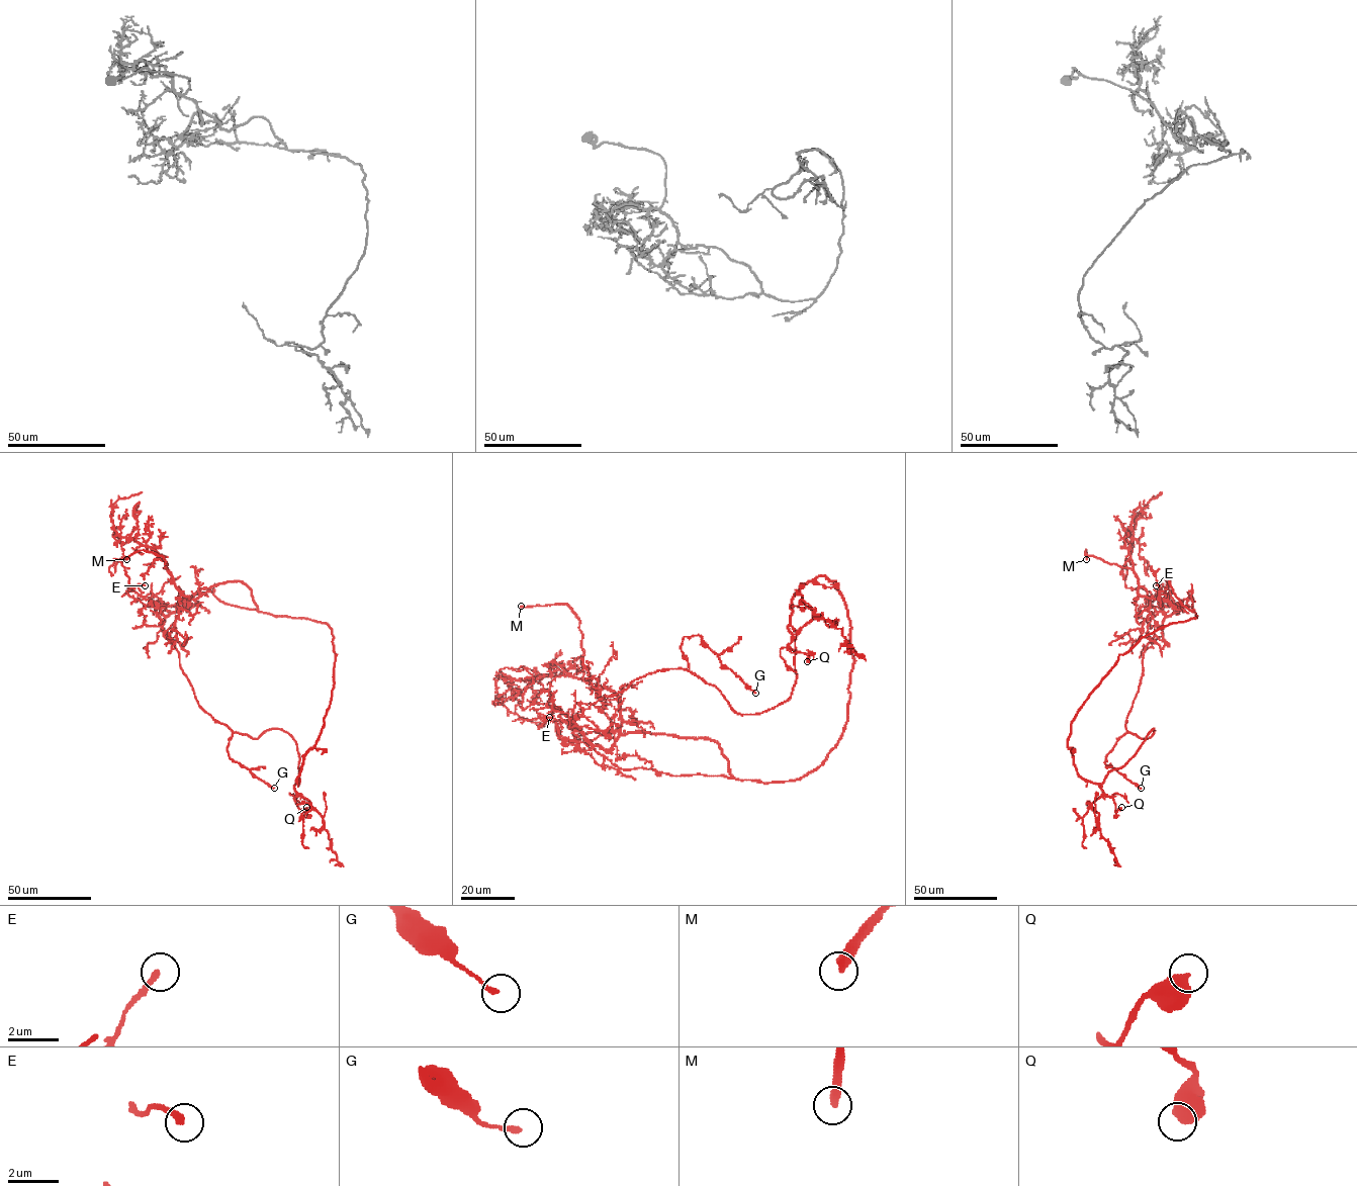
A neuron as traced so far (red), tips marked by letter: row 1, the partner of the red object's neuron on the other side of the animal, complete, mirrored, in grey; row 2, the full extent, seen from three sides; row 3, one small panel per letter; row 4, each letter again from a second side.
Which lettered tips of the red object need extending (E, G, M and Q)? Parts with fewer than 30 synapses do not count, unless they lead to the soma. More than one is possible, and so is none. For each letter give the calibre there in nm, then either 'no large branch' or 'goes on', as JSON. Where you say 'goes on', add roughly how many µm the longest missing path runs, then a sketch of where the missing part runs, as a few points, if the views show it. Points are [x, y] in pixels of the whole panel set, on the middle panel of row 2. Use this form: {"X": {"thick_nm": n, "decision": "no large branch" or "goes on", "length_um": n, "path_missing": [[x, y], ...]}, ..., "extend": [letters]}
{"E": {"thick_nm": 240, "decision": "no large branch"}, "G": {"thick_nm": 180, "decision": "no large branch"}, "M": {"thick_nm": 360, "decision": "goes on", "length_um": 20}, "Q": {"thick_nm": 600, "decision": "no large branch"}, "extend": ["M"]}

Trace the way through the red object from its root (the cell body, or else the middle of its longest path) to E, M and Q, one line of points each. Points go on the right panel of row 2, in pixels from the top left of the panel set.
E: (1140, 685), (1143, 653), (1154, 635), (1156, 623), (1161, 626), (1165, 617), (1157, 599), (1163, 584), (1156, 585)
M: (1140, 685), (1156, 623), (1177, 609), (1141, 597), (1132, 568), (1085, 550), (1086, 559)
Q: (1140, 685), (1125, 729), (1141, 738), (1154, 733), (1098, 784), (1115, 812), (1121, 807)

